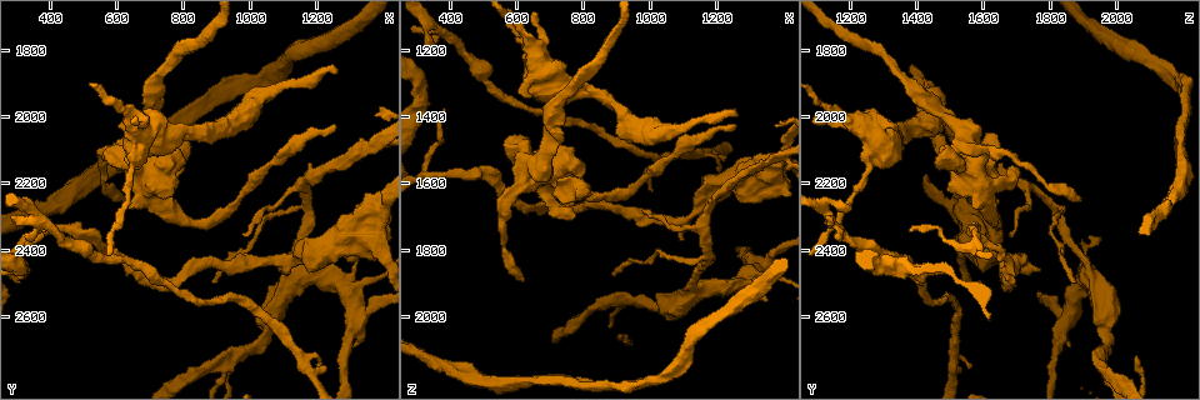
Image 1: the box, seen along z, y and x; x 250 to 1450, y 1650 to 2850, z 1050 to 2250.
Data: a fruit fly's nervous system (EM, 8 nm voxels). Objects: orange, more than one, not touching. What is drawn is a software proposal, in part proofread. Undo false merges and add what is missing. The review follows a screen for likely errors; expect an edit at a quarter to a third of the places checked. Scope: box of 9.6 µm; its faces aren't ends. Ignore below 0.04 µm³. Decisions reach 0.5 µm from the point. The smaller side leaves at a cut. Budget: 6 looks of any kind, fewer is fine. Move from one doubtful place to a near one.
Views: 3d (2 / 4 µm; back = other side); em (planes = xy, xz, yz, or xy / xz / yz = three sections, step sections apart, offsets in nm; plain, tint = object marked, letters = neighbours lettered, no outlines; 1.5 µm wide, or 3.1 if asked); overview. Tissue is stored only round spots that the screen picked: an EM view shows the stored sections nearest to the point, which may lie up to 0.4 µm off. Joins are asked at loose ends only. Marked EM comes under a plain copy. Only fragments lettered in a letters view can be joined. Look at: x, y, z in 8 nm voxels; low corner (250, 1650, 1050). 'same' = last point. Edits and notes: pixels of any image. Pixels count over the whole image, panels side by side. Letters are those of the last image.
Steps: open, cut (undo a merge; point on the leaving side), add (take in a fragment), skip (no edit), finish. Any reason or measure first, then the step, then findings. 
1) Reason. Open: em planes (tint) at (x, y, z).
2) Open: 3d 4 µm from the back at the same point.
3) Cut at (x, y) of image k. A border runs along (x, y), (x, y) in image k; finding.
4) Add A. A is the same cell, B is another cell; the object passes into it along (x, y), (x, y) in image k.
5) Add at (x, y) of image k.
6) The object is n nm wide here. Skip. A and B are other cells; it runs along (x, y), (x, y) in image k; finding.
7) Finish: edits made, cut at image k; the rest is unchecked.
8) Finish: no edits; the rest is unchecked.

Sharp bend. Open: 3d 2 µm at (330, 2390, 1580).

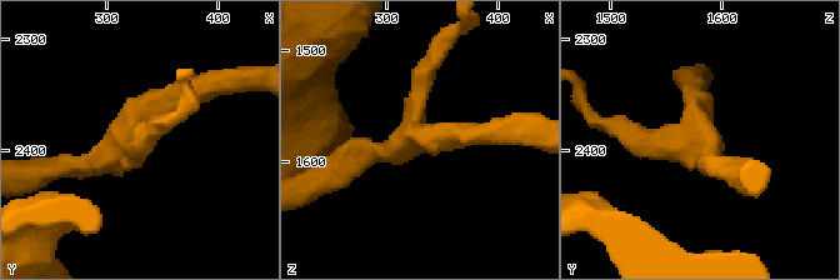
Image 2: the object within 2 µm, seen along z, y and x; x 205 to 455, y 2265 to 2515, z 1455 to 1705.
Open: em planes (tint) at (324, 2392, 1574).

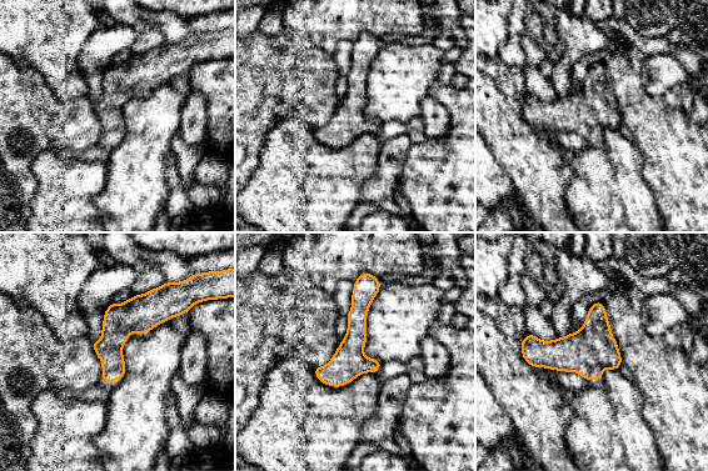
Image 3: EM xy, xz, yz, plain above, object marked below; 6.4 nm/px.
Open: em planes (letters) at the same point.

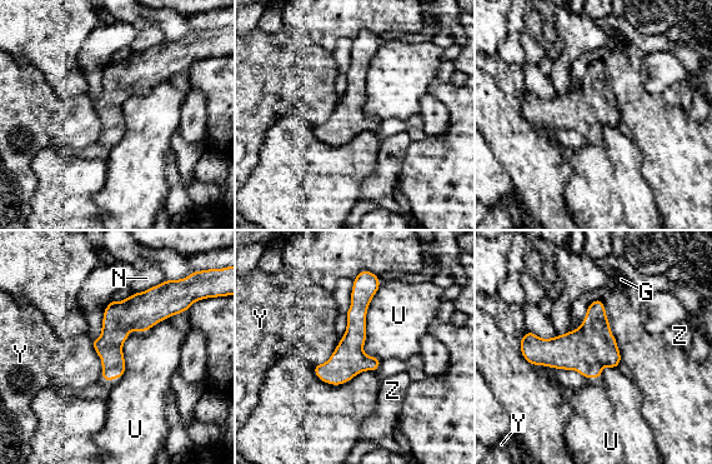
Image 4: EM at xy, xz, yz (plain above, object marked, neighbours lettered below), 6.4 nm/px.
The object is 190 nm wide here. Skip. G, N, U, Y and Z are other cells; a border runs along (170, 315), (129, 333), (121, 378) in image 4; one neuron here.

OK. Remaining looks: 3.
Calibre changes. Open: em xy step 4 (letters) at (790, 2310, 1620).

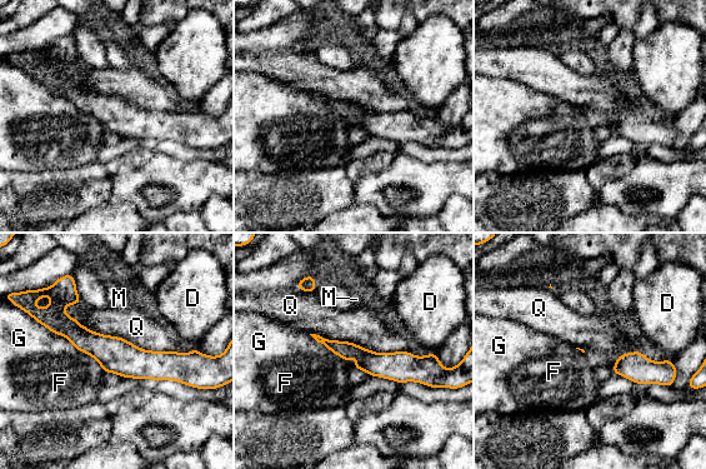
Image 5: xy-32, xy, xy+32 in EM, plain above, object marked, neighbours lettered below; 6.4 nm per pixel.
Skip. D, F, G, M and Q are other cells; it runs along (50, 323), (139, 364), (184, 364) in image 5; all the same neuron.

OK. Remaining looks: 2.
Open: em planes (letters) at (1090, 2460, 1770).

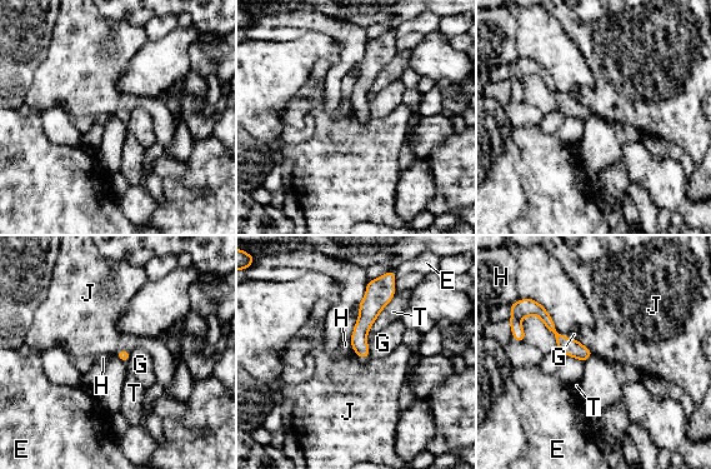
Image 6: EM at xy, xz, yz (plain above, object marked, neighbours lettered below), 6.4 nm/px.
Skip. E, G, H, J and T are other cells; it runs along (375, 283), (361, 354) in image 6; none of them fits.

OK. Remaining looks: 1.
Finish: no edits; the rest is unchecked.

